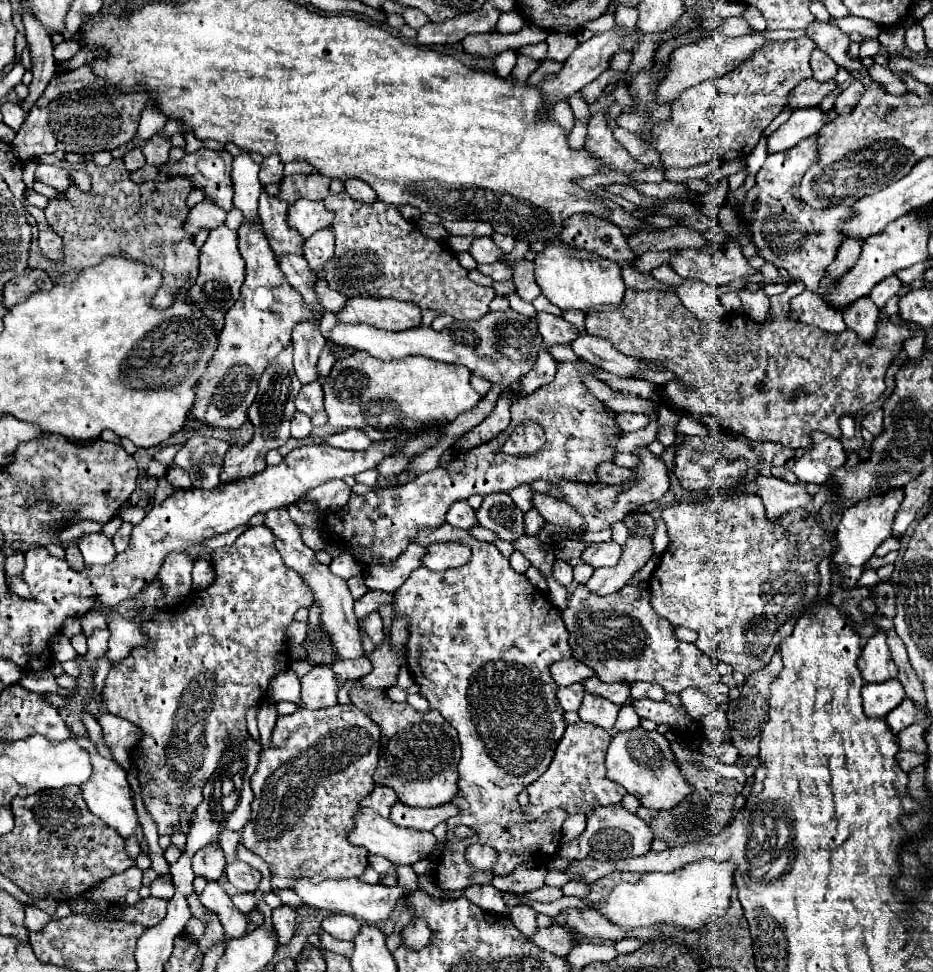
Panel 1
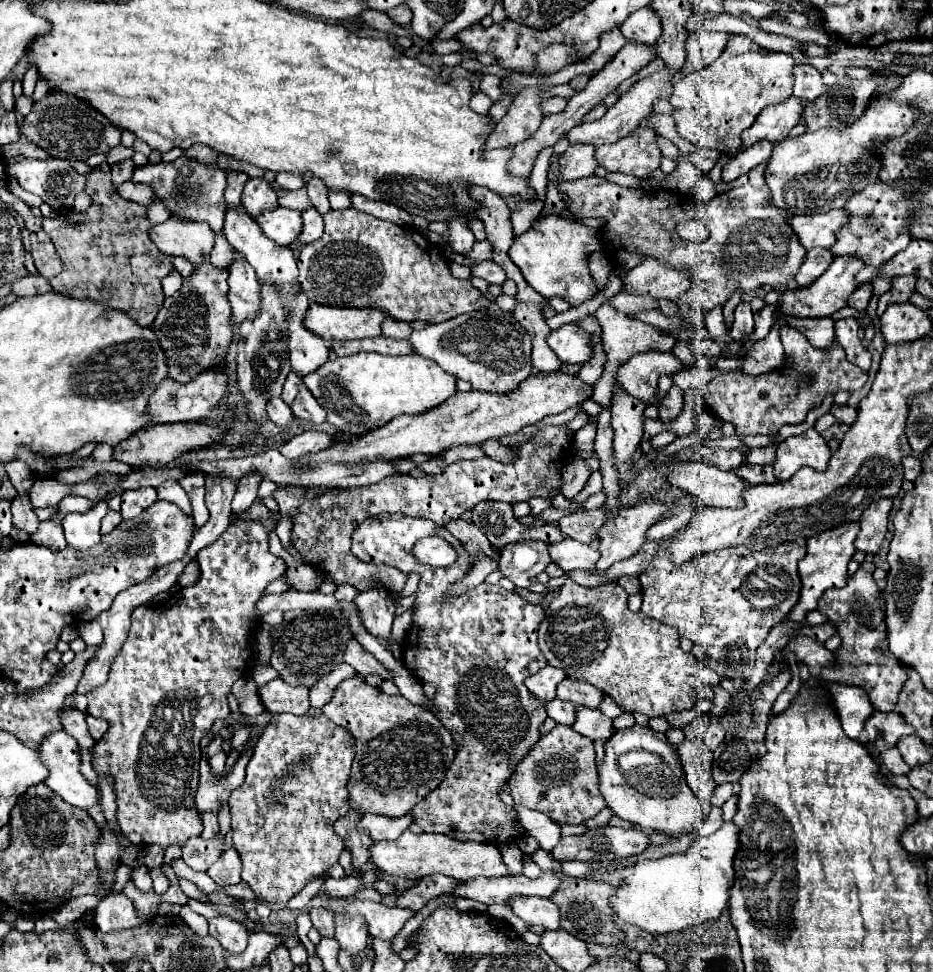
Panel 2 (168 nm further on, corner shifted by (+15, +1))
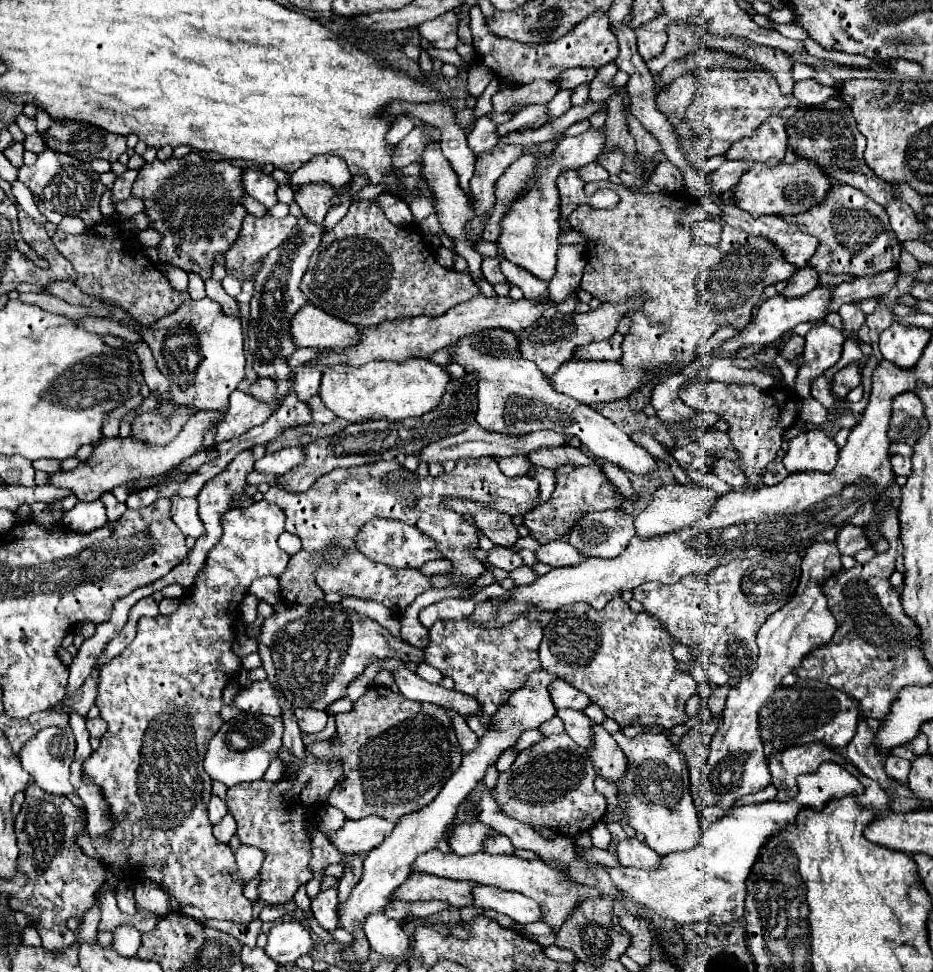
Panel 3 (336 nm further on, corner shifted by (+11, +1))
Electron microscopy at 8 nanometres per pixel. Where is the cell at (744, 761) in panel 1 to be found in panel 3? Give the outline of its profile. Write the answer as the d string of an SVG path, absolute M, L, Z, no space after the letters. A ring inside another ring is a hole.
M833 542L813 544L801 564L801 578L795 596L781 610L771 614L757 634L759 658L757 668L751 676L741 678L727 696L727 706L723 710L723 722L717 734L711 738L707 766L703 766L703 786L701 796L705 806L719 806L721 810L731 810L737 800L747 794L755 794L769 786L771 774L765 762L763 744L759 738L759 710L767 698L777 690L781 678L801 664L811 650L831 642L837 622L827 608L827 598L821 592L825 578L831 578L841 570L837 546Z

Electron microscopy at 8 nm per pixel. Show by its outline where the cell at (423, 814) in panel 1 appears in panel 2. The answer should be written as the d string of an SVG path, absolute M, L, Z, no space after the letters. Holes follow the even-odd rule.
M365 814L361 820L361 826L369 832L371 840L395 840L405 832L413 822L413 816L401 816L401 818L389 818L389 816L377 816L377 814Z

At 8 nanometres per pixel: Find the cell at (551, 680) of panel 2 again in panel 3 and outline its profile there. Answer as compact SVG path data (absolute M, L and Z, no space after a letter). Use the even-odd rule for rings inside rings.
M547 670L533 672L527 678L525 686L515 690L509 696L509 700L505 702L505 706L495 712L495 716L489 724L489 732L483 734L479 738L477 746L469 754L463 756L461 766L457 768L453 778L449 778L449 782L443 786L443 790L437 794L437 798L429 806L425 806L413 814L405 814L405 818L401 818L395 824L393 832L385 838L385 842L381 842L381 846L373 848L367 854L367 858L363 862L363 878L353 888L349 900L341 908L341 916L339 916L341 928L345 928L347 932L353 932L355 922L365 922L365 916L369 916L373 912L381 912L383 906L387 906L389 894L397 886L401 886L407 880L407 876L411 874L411 866L413 866L417 854L425 854L425 850L437 848L439 840L445 836L447 828L451 826L451 820L455 818L461 802L471 794L471 790L477 786L477 782L485 776L487 768L497 764L501 752L505 748L513 746L525 730L537 730L543 722L547 722L549 718L555 716L557 710L547 692L547 684L551 684L553 680L555 680L555 676L549 674Z

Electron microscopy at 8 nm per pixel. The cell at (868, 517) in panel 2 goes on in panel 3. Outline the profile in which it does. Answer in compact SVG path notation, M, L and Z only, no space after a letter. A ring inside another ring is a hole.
M843 526L839 532L837 532L837 538L835 538L835 544L837 544L837 550L841 554L857 554L859 550L865 550L869 548L869 540L863 532L863 526Z

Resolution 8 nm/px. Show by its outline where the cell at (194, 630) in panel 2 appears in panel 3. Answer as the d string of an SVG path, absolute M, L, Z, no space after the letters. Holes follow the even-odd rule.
M261 500L249 508L233 508L225 512L221 526L223 536L217 546L213 546L195 578L195 592L185 594L181 606L169 616L157 614L153 618L141 618L135 640L121 656L101 668L95 704L109 728L101 738L101 746L83 762L83 774L85 782L99 786L101 794L105 794L113 830L93 838L85 828L77 834L77 844L85 856L121 870L121 878L133 884L139 880L153 880L181 906L199 906L207 918L249 924L251 902L243 896L245 882L233 878L233 870L237 870L233 852L211 834L211 822L207 818L211 778L203 770L203 758L209 738L223 726L219 718L223 706L221 690L241 666L239 656L231 650L235 638L231 628L237 620L241 598L247 596L247 588L255 578L279 576L287 568L289 554L277 546L277 538L285 526L285 514L277 504Z

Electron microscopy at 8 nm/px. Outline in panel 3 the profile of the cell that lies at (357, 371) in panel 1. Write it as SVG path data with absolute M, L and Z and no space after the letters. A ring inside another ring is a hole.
M423 358L407 360L403 364L369 362L361 368L329 366L323 368L319 396L329 410L347 422L365 422L381 416L399 422L403 418L419 418L433 410L441 402L447 382L449 374L445 368Z

